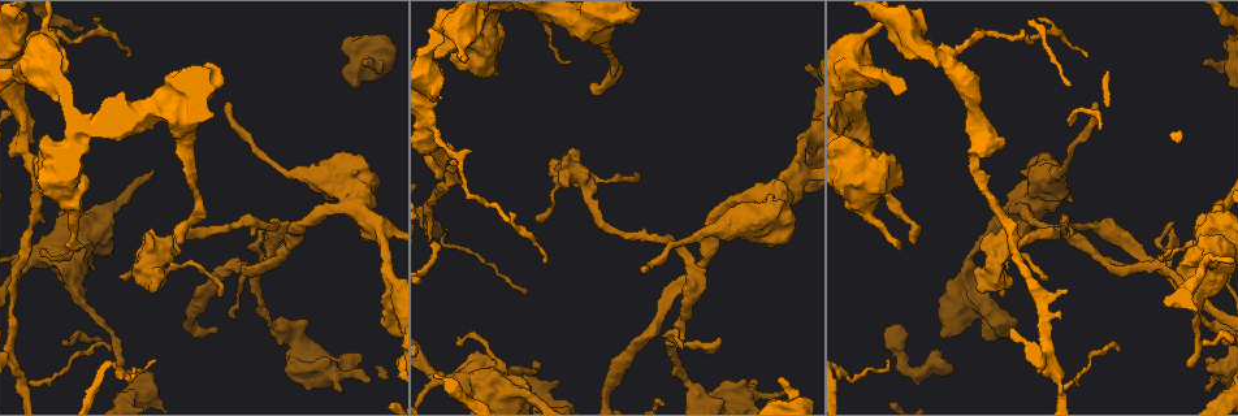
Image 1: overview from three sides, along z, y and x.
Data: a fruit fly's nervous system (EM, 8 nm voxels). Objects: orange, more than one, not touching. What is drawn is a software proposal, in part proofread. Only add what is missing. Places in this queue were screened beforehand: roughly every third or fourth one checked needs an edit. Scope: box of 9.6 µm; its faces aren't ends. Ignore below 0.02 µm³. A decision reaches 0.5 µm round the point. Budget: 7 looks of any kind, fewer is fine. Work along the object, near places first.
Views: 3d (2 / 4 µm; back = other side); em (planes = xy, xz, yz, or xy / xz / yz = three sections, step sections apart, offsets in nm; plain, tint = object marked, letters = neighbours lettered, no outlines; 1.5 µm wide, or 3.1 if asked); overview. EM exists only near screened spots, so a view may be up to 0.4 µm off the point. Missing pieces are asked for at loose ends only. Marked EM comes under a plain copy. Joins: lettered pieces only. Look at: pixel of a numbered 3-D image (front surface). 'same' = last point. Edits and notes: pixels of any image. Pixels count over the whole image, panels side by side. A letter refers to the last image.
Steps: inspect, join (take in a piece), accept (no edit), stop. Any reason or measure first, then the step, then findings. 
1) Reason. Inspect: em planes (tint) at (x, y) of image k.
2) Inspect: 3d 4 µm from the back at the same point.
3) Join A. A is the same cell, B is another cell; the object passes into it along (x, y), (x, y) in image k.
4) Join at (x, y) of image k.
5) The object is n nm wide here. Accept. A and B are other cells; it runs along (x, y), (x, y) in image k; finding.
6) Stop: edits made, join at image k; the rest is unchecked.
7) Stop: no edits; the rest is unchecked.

Branch stops here. Inspect: em xz step 8 (letters) at (781, 377) of image 1.

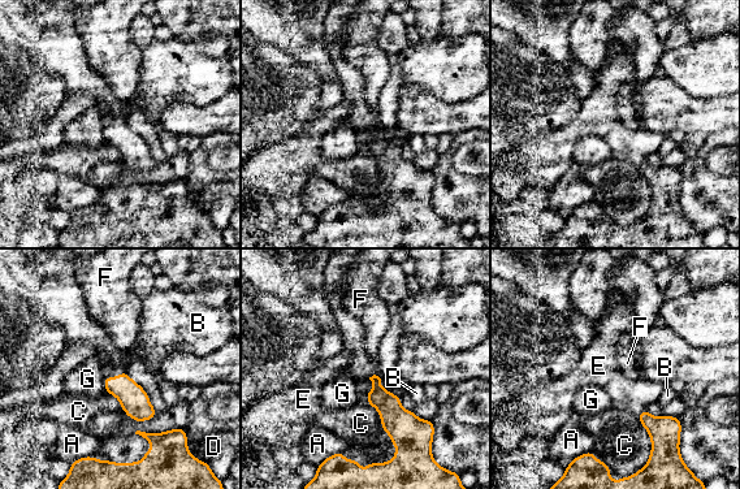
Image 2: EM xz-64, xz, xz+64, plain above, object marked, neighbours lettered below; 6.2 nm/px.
Inspect: em planes (letters) at the same point.

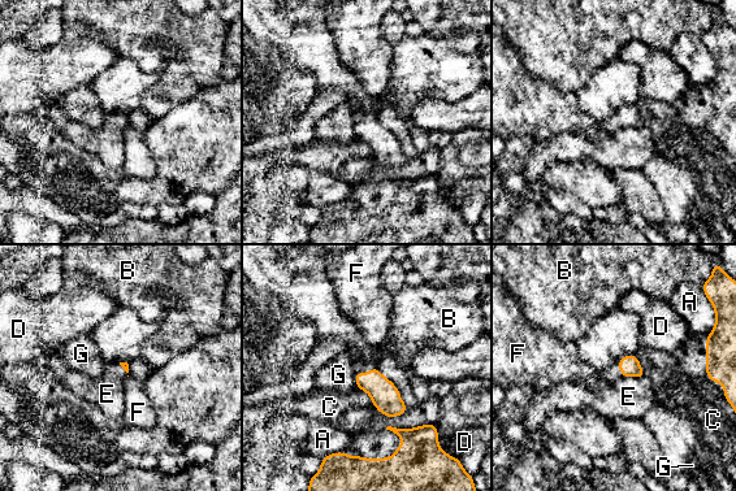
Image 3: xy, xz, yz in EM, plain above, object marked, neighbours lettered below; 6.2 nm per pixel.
Accept. A, B, C, D, E, F and G are other cells; a border runs along (354, 373), (354, 381), (358, 387) in image 3; no lettered piece goes on from it.

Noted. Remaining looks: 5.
Stops while still wide. Inspect: 3d 2 µm at (1011, 282) of image 1.

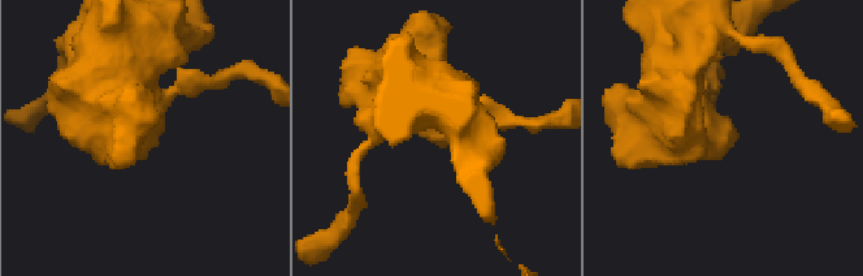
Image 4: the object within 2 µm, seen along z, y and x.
Shape alone is not enough. Inspect: em planes (letters) at (446, 145) of image 4.

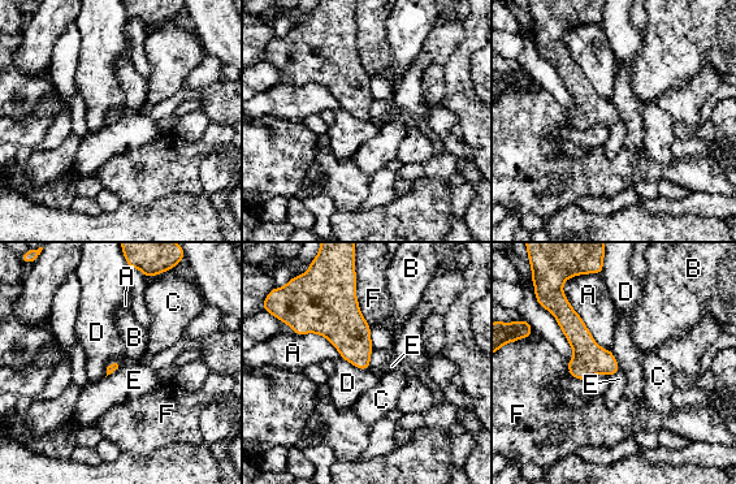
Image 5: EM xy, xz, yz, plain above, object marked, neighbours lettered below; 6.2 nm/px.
Accept. A, B, C, D, E and F are other cells; a border runs along (121, 366), (105, 376) in image 5; none of them fits.

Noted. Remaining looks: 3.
Long arm stops here. Inspect: 3d 4 µm from the back at (913, 244) of image 1.

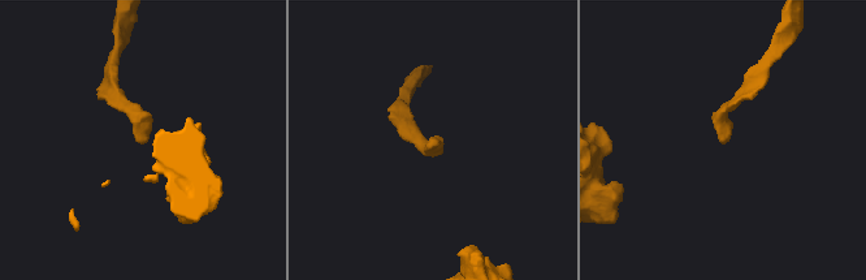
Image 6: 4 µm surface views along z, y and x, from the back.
Need the tissue. Inspect: em planes (letters) at (432, 147) of image 6.

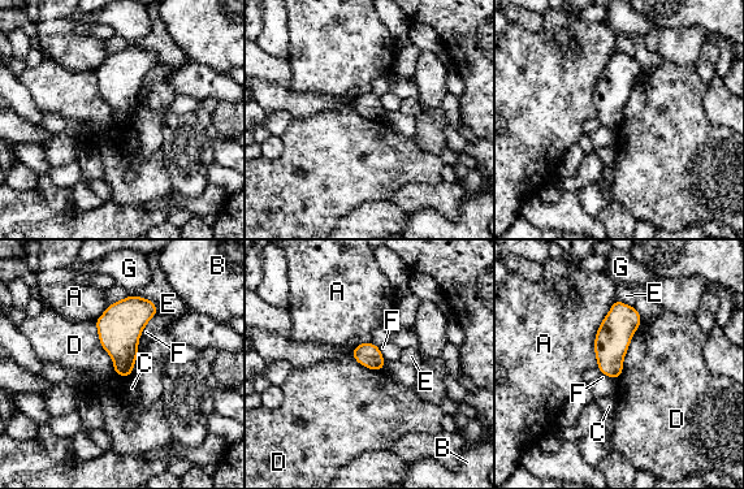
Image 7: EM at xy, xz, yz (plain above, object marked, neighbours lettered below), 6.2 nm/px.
The object is 220 nm wide here. Accept. A, B, C, D, E, F and G are other cells; a border runs along (94, 321), (112, 368), (126, 377) in image 7; none of them fits.

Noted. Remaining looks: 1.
Stop: no edits; the rest is unchecked.

